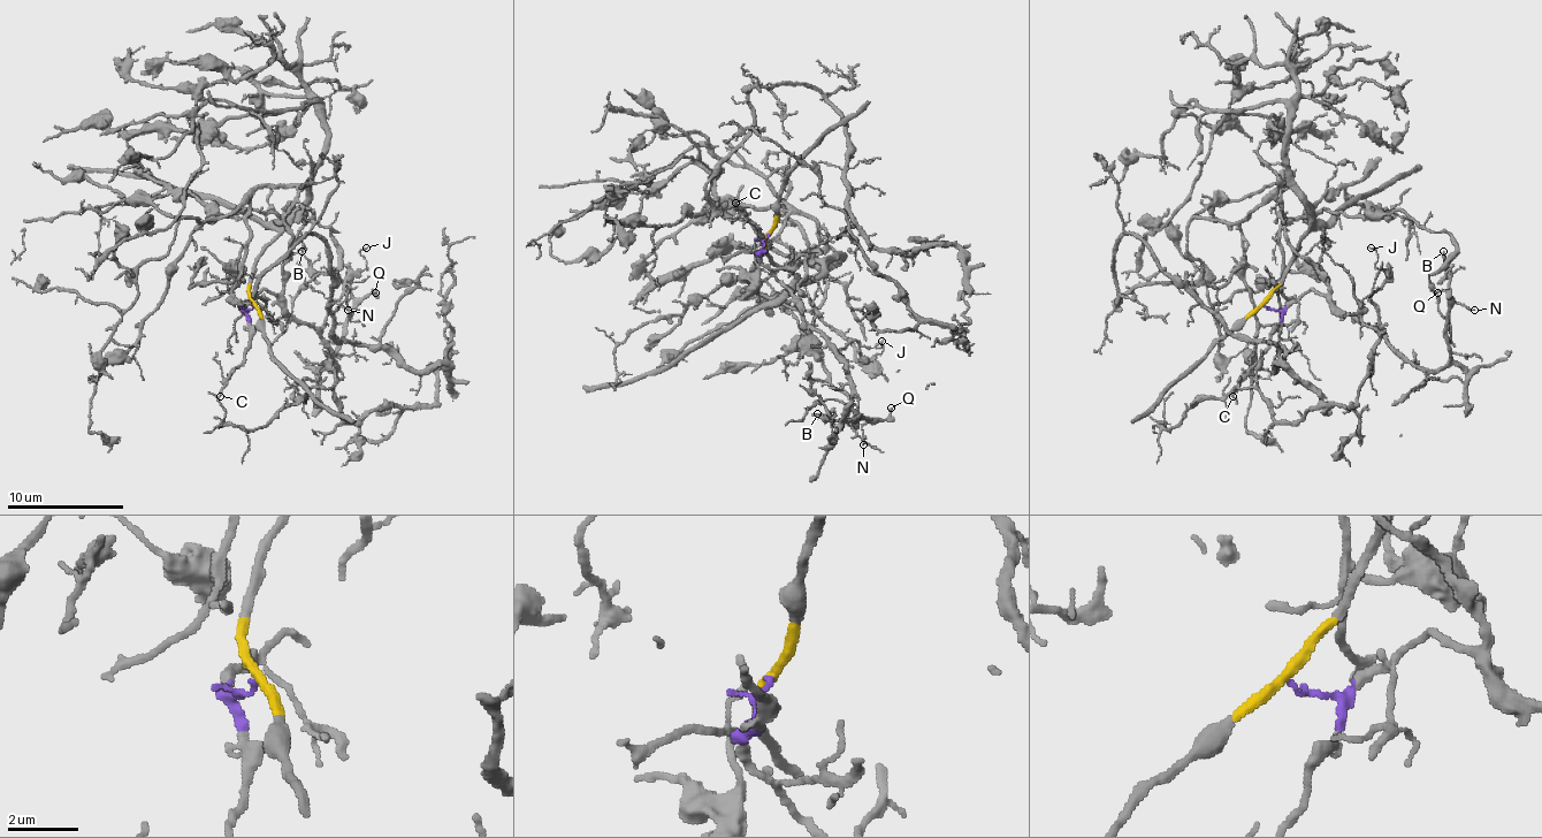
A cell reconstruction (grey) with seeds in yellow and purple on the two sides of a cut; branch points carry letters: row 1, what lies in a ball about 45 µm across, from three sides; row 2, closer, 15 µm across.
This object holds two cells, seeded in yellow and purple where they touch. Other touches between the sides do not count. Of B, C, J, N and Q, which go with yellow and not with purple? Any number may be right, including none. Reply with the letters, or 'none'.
none

